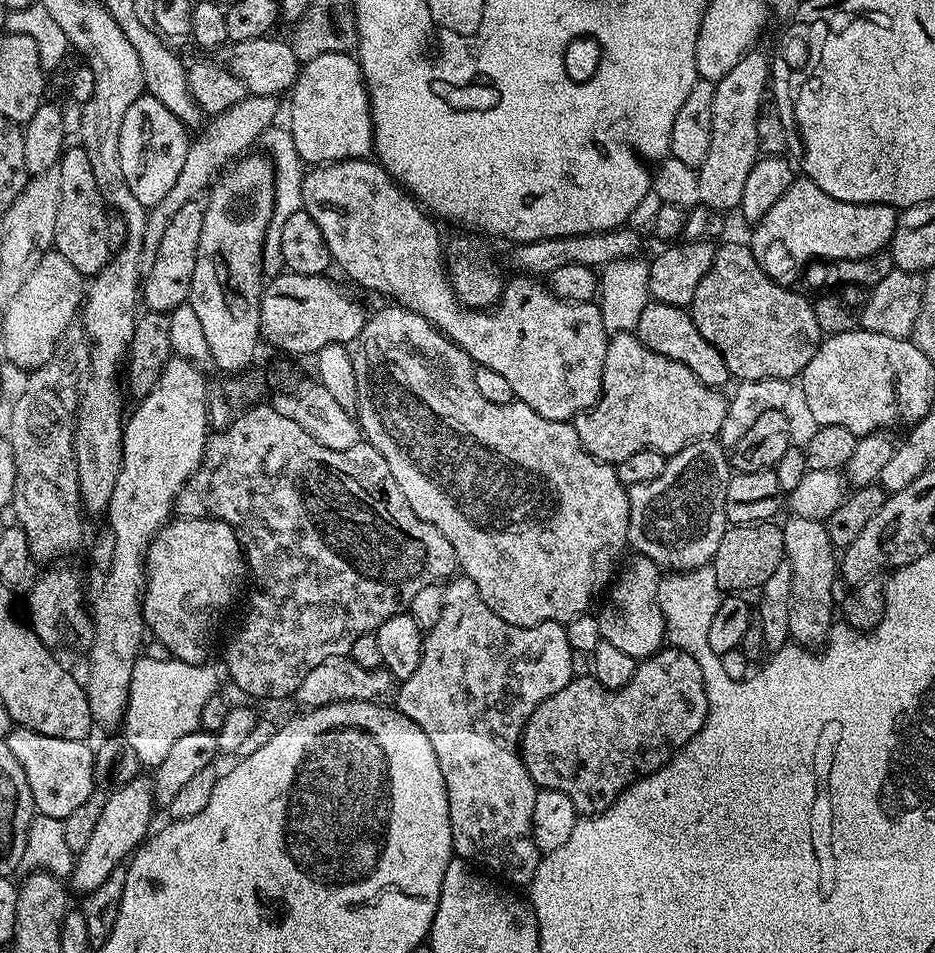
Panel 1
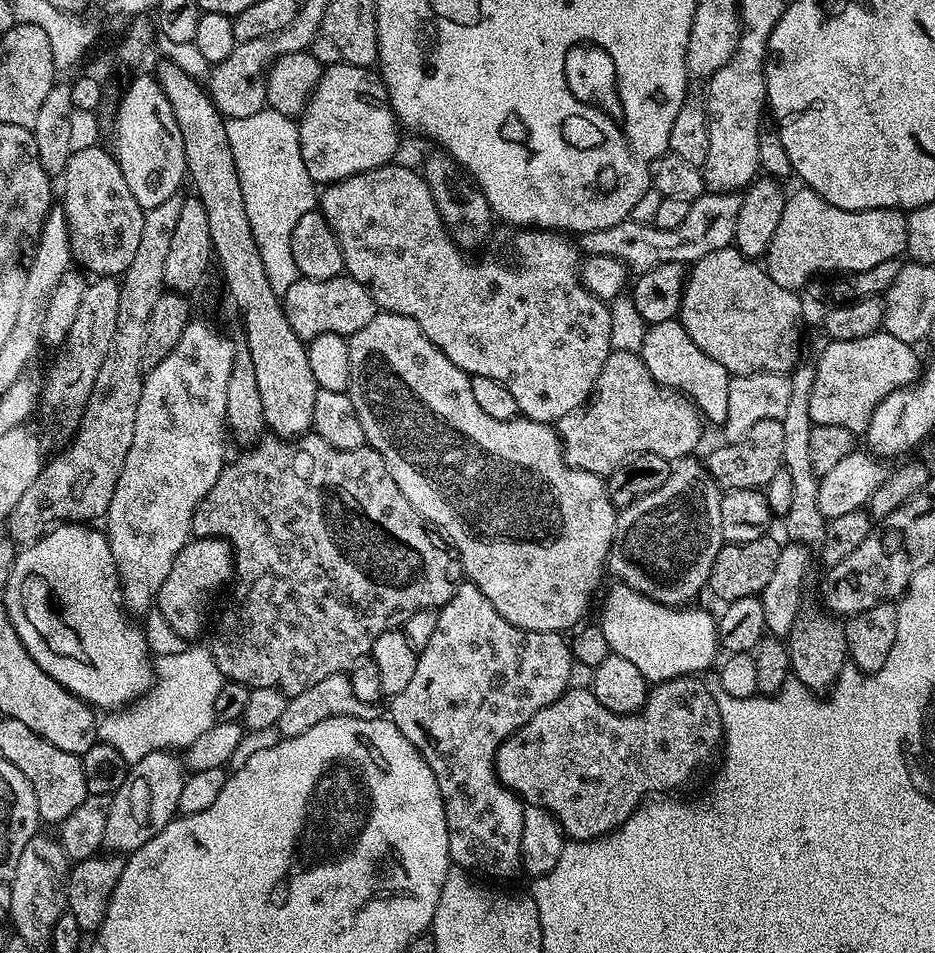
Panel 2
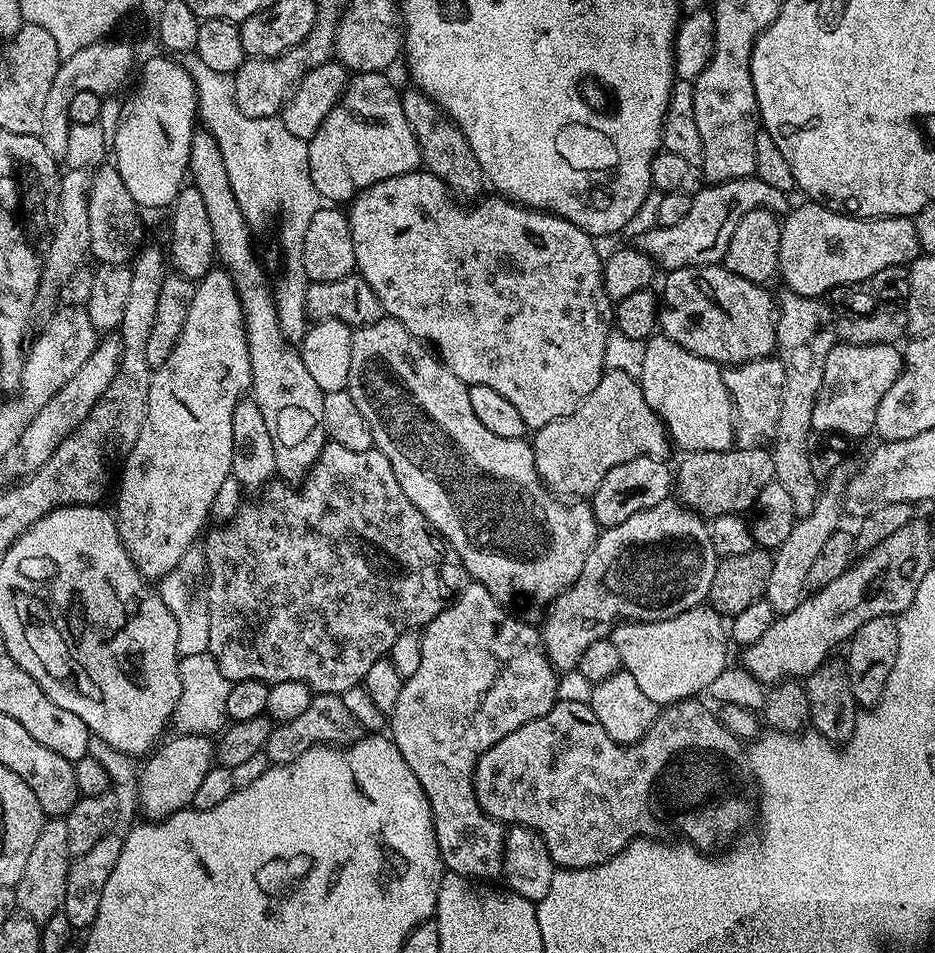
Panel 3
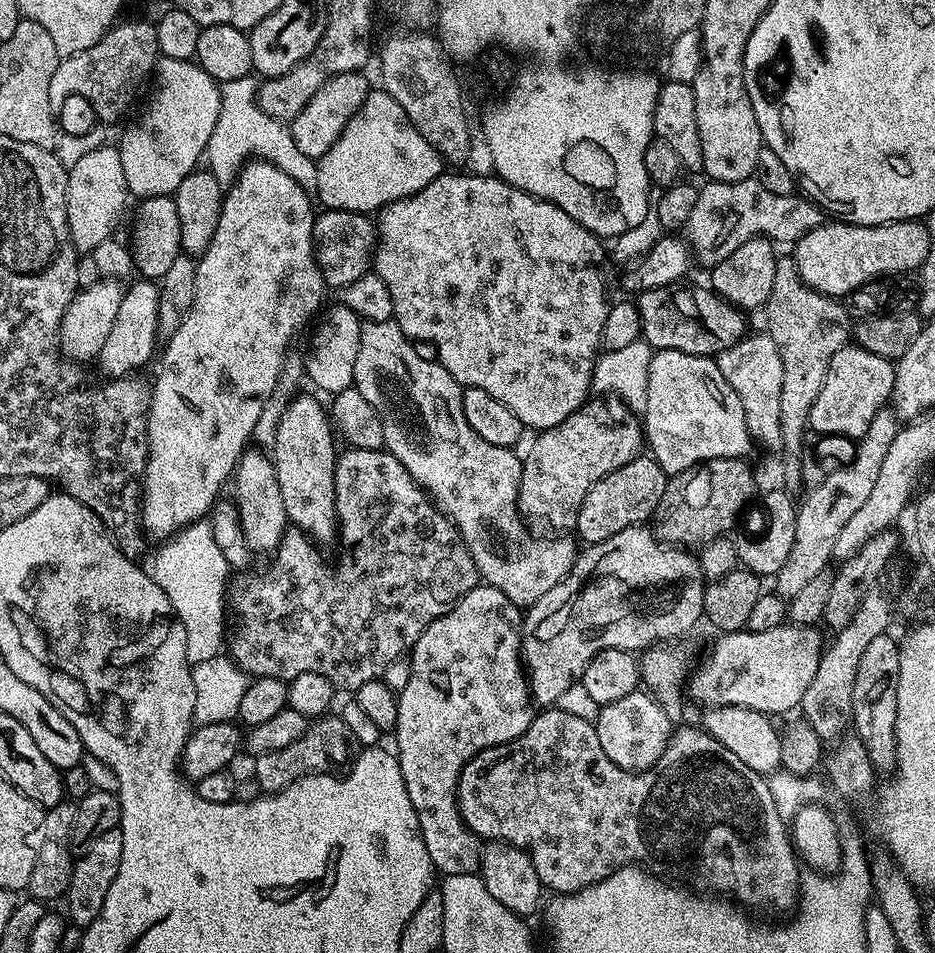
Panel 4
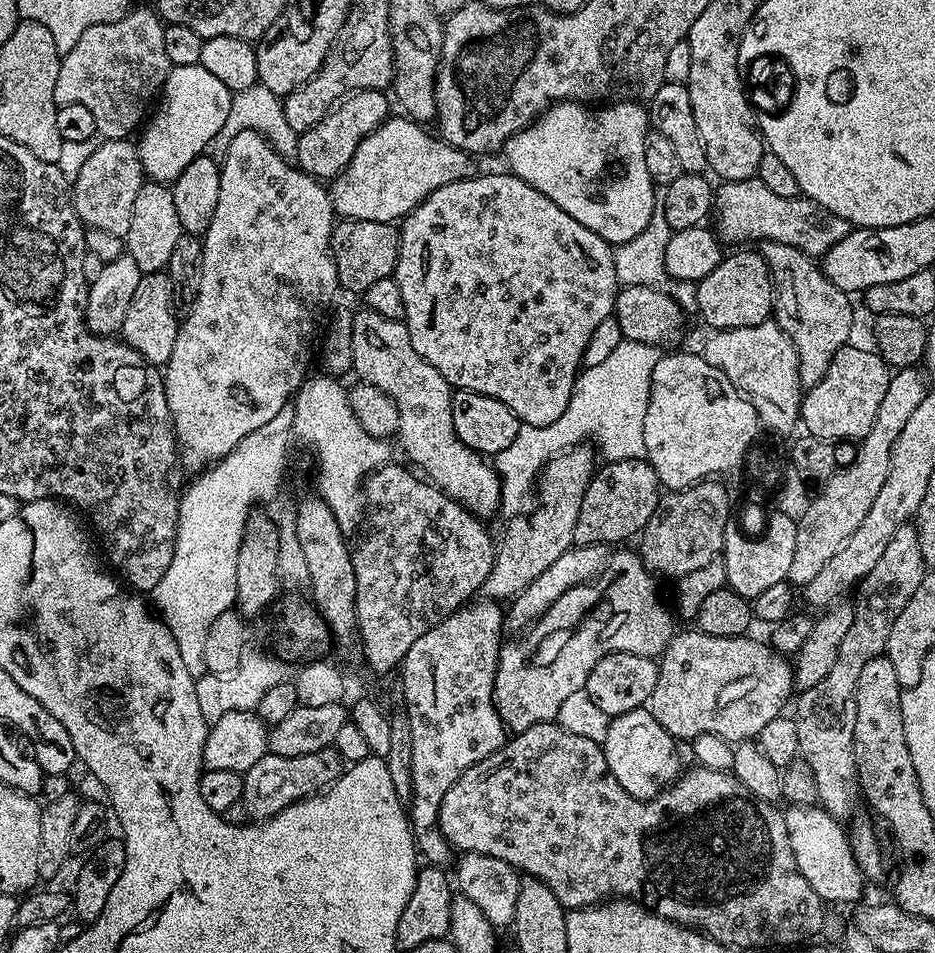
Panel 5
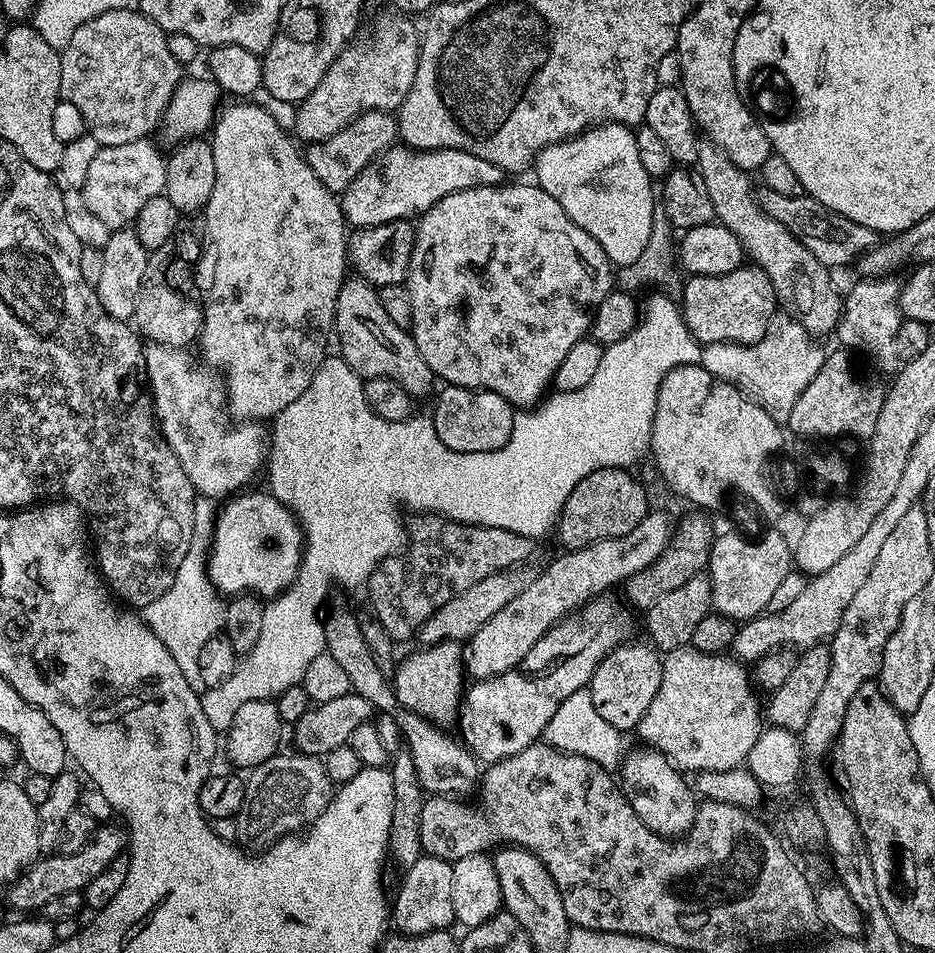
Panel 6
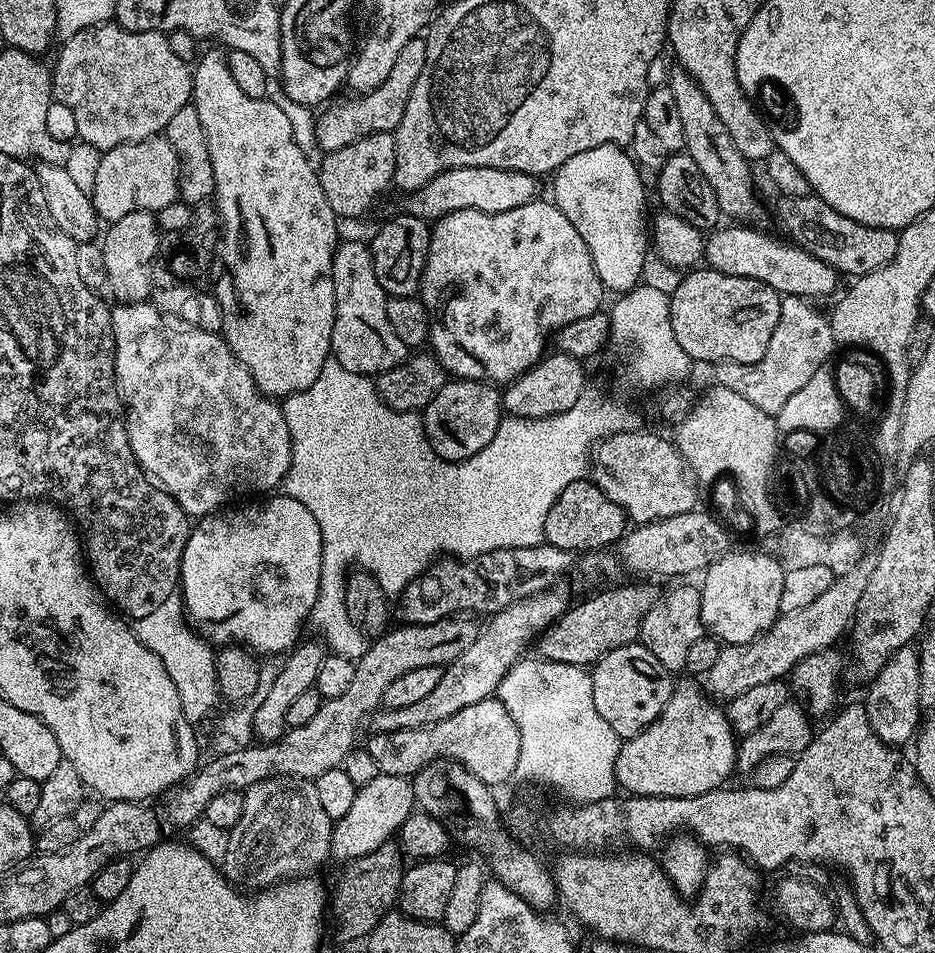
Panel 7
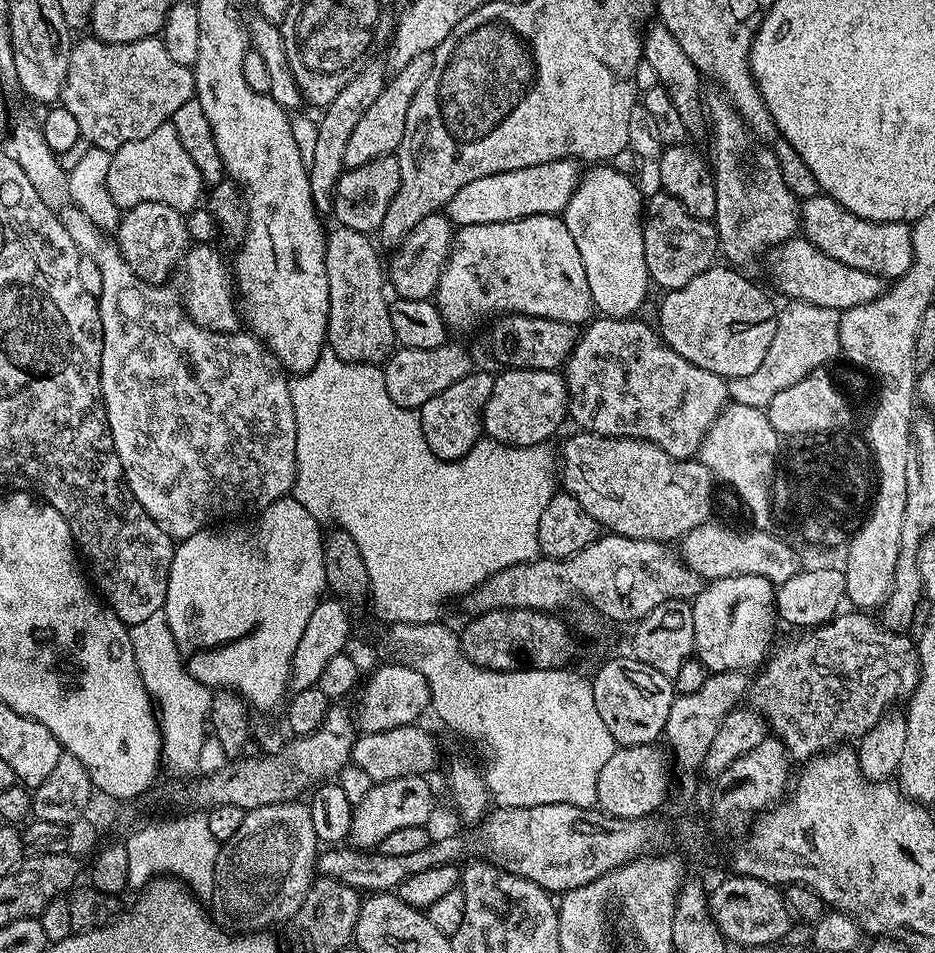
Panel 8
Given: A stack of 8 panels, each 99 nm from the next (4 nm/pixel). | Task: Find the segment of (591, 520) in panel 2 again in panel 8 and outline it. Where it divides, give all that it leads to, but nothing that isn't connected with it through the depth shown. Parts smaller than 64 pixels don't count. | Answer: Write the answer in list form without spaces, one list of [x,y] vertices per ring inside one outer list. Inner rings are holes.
[[[341,226],[334,228],[326,236],[328,249],[324,259],[326,282],[330,286],[327,347],[348,362],[383,365],[397,343],[390,326],[390,296],[386,291],[386,268],[382,260],[380,264],[381,253],[369,233]]]

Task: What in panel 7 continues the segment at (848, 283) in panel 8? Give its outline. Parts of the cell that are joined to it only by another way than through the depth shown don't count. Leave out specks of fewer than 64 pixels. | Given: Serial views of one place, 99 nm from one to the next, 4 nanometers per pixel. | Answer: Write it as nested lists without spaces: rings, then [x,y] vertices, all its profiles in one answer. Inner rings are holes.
[[[728,226],[732,228],[717,227],[715,230],[707,233],[704,241],[704,259],[703,263],[709,268],[718,270],[722,274],[734,274],[738,278],[754,278],[766,286],[770,286],[781,297],[802,296],[805,298],[816,298],[812,296],[828,296],[836,288],[836,279],[838,273],[836,269],[831,268],[826,262],[814,258],[804,248],[789,242],[787,239],[779,240],[776,236],[767,236],[764,232],[759,232],[756,228],[744,228],[748,226]]]

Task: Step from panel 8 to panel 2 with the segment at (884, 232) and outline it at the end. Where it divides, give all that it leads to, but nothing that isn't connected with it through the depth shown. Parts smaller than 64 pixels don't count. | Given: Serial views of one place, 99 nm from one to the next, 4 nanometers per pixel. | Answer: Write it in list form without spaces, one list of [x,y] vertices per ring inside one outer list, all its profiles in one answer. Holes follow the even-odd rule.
[[[705,191],[703,196],[692,201],[686,219],[674,226],[674,230],[662,230],[651,222],[643,224],[629,218],[618,222],[618,226],[606,226],[606,230],[579,233],[578,247],[584,256],[618,258],[632,274],[649,272],[654,266],[663,264],[691,266],[706,258],[706,254],[714,254],[714,250],[722,250],[735,241],[739,209],[737,193]]]

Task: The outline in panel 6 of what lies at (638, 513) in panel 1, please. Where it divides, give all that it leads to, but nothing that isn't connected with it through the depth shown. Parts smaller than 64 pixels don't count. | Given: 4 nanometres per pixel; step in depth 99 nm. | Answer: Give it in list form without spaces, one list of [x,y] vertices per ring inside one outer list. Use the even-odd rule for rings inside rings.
[[[612,594],[592,597],[583,608],[577,608],[572,615],[555,624],[536,643],[534,650],[530,650],[530,654],[522,658],[519,668],[511,668],[500,676],[491,676],[489,680],[477,681],[467,689],[462,700],[462,709],[458,714],[458,729],[460,728],[461,734],[464,735],[463,743],[478,761],[485,765],[497,764],[499,760],[510,758],[537,743],[543,737],[550,718],[554,718],[558,706],[566,702],[570,694],[589,687],[597,666],[612,651],[623,645],[632,632],[633,613],[624,612],[625,605],[617,600]]]

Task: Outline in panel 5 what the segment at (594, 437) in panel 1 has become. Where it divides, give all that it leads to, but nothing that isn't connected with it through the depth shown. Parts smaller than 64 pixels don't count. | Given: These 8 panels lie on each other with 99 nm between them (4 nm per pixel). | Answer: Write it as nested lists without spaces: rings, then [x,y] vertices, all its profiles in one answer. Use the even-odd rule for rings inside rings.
[[[573,446],[558,456],[553,456],[544,465],[538,477],[540,501],[532,513],[521,514],[509,519],[508,533],[504,541],[499,541],[496,560],[492,563],[482,592],[489,600],[508,602],[516,597],[542,570],[547,570],[562,554],[566,554],[574,544],[574,526],[578,526],[578,510],[582,510],[582,498],[586,486],[592,479],[594,463],[588,446]]]

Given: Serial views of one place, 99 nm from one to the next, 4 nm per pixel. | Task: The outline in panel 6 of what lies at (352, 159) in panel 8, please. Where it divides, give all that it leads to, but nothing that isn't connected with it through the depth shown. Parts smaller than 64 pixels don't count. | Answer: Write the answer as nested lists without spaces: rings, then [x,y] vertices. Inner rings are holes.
[[[400,14],[388,15],[392,16],[384,16],[377,22],[372,36],[366,37],[365,40],[353,39],[330,66],[322,82],[318,82],[318,86],[314,86],[314,90],[310,90],[310,94],[296,105],[294,136],[297,141],[305,145],[317,144],[326,138],[334,138],[338,130],[342,130],[350,121],[356,120],[364,112],[395,113],[402,106],[406,94],[410,94],[410,86],[414,86],[414,74],[418,70],[422,36],[418,28],[408,21],[411,19]]]

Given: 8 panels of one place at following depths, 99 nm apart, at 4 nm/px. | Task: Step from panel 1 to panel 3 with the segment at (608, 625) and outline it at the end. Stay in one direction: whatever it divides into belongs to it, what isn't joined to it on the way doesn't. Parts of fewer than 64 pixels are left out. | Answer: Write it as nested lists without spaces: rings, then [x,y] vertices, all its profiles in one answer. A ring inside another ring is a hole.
[[[709,604],[692,607],[674,618],[652,624],[622,622],[615,626],[610,639],[618,650],[623,671],[634,675],[642,694],[658,706],[676,704],[705,693],[728,667],[726,624],[722,615]]]

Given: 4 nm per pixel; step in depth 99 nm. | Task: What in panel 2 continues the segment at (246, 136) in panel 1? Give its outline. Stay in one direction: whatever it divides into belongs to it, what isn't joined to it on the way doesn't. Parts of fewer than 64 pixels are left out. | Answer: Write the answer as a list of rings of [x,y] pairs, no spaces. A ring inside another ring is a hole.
[[[177,194],[145,211],[138,251],[120,280],[114,342],[110,342],[106,362],[102,362],[102,370],[98,370],[98,378],[94,378],[94,390],[71,437],[72,445],[45,463],[38,478],[34,478],[18,506],[8,515],[6,536],[17,546],[33,544],[60,524],[96,522],[99,516],[100,519],[107,517],[114,486],[118,486],[118,474],[122,474],[126,454],[130,454],[130,442],[134,442],[134,417],[138,414],[138,398],[142,398],[146,375],[146,322],[150,322],[154,305],[166,291],[166,257],[184,202],[185,197]]]

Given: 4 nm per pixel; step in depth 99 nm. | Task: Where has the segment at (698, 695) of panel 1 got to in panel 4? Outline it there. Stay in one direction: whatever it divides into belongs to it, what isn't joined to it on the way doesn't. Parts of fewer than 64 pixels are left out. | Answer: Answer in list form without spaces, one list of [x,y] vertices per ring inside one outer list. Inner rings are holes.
[[[559,710],[541,712],[544,712],[541,716],[540,713],[533,715],[532,725],[518,738],[514,738],[511,744],[499,744],[482,750],[460,771],[455,790],[460,816],[464,819],[464,825],[481,841],[512,844],[515,848],[528,853],[541,885],[545,889],[553,888],[553,893],[556,894],[567,894],[588,888],[598,880],[605,880],[618,868],[661,864],[662,867],[668,868],[669,874],[667,875],[673,881],[683,882],[692,890],[703,890],[708,894],[719,894],[721,897],[731,898],[748,910],[761,908],[764,912],[789,911],[788,913],[791,913],[797,907],[798,897],[802,892],[802,875],[800,876],[802,864],[798,859],[797,848],[790,835],[789,825],[787,823],[784,825],[785,813],[774,802],[771,783],[761,773],[746,766],[738,754],[731,753],[722,742],[716,741],[703,727],[677,727],[668,740],[668,745],[662,750],[654,770],[627,772],[614,762],[610,762],[610,758],[606,758],[606,750],[602,750],[602,742],[598,742],[598,734],[593,721],[574,718],[574,714],[566,714]]]

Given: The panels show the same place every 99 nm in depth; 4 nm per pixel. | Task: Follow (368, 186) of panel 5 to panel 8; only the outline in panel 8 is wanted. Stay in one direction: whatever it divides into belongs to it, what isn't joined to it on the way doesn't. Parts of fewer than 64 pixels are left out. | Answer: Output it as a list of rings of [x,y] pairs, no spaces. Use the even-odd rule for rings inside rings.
[[[574,160],[542,162],[542,166],[526,166],[522,170],[499,172],[486,178],[474,178],[450,198],[446,215],[453,225],[465,228],[486,222],[510,222],[534,214],[563,213],[574,190],[580,185],[582,168]]]

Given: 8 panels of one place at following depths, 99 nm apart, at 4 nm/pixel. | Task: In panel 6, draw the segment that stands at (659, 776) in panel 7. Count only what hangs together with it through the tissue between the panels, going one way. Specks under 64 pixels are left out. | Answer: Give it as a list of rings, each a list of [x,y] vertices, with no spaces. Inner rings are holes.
[[[691,646],[667,653],[661,666],[661,686],[640,720],[641,741],[668,757],[684,774],[741,767],[762,731],[762,700],[756,697],[749,669],[744,668],[731,655],[706,654]]]

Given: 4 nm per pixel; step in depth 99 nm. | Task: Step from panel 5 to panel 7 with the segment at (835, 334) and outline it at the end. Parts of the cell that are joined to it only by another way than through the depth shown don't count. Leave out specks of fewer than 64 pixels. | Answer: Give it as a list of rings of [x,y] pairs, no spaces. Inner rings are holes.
[[[676,66],[669,71],[667,87],[676,99],[677,111],[682,121],[682,130],[685,131],[685,153],[694,158],[694,163],[700,167],[706,182],[714,189],[714,198],[718,198],[718,206],[729,221],[744,222],[756,204],[756,192],[752,189],[752,168],[749,160],[740,154],[726,126],[719,121],[710,100],[706,98],[701,87],[683,68]]]

